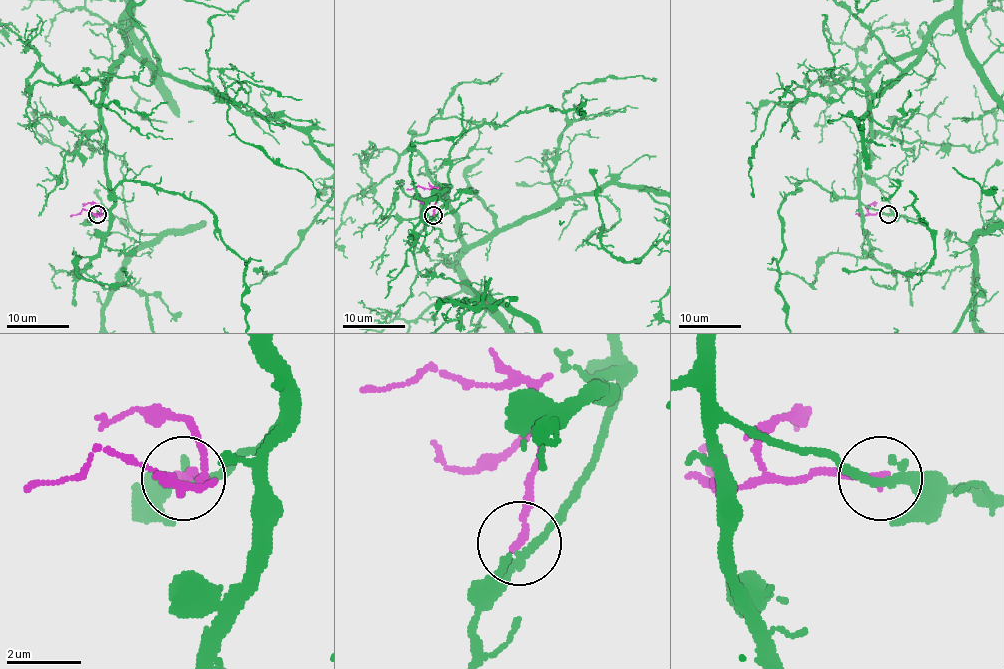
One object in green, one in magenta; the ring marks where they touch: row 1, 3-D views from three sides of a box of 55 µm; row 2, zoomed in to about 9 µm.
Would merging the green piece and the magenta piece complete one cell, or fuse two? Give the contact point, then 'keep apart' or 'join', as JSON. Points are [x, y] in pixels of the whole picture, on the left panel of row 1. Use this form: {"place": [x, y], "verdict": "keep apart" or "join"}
{"place": [97, 214], "verdict": "keep apart"}

